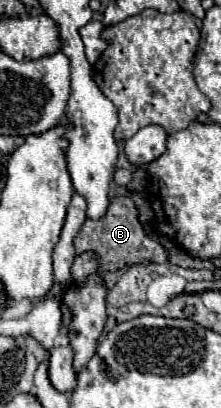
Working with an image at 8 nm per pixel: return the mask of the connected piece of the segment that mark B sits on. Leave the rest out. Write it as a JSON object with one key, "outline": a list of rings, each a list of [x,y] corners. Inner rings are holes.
{"outline":[[[120,196],[120,198],[112,200],[110,208],[102,220],[96,220],[96,222],[86,220],[74,240],[74,246],[76,246],[76,254],[86,252],[86,250],[98,252],[102,270],[118,270],[122,266],[132,266],[132,264],[140,264],[140,262],[168,260],[168,250],[160,242],[156,242],[144,234],[144,228],[138,220],[138,208],[130,196]]]}

